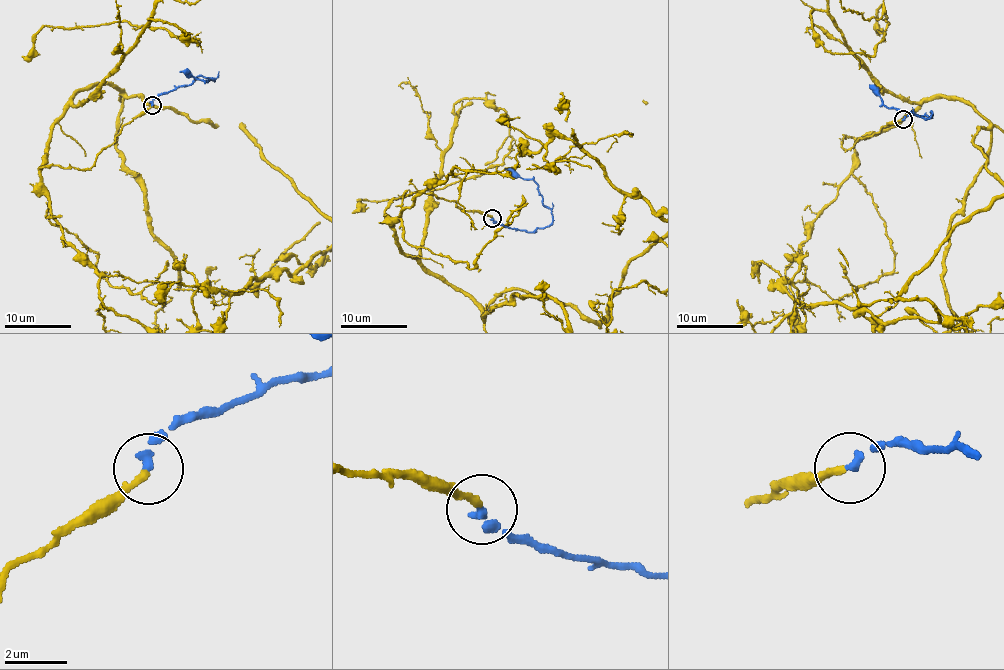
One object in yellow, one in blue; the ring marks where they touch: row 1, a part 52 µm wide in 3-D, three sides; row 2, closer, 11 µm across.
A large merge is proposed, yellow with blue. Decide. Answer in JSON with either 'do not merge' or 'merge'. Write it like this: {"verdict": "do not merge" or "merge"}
{"verdict": "merge"}

